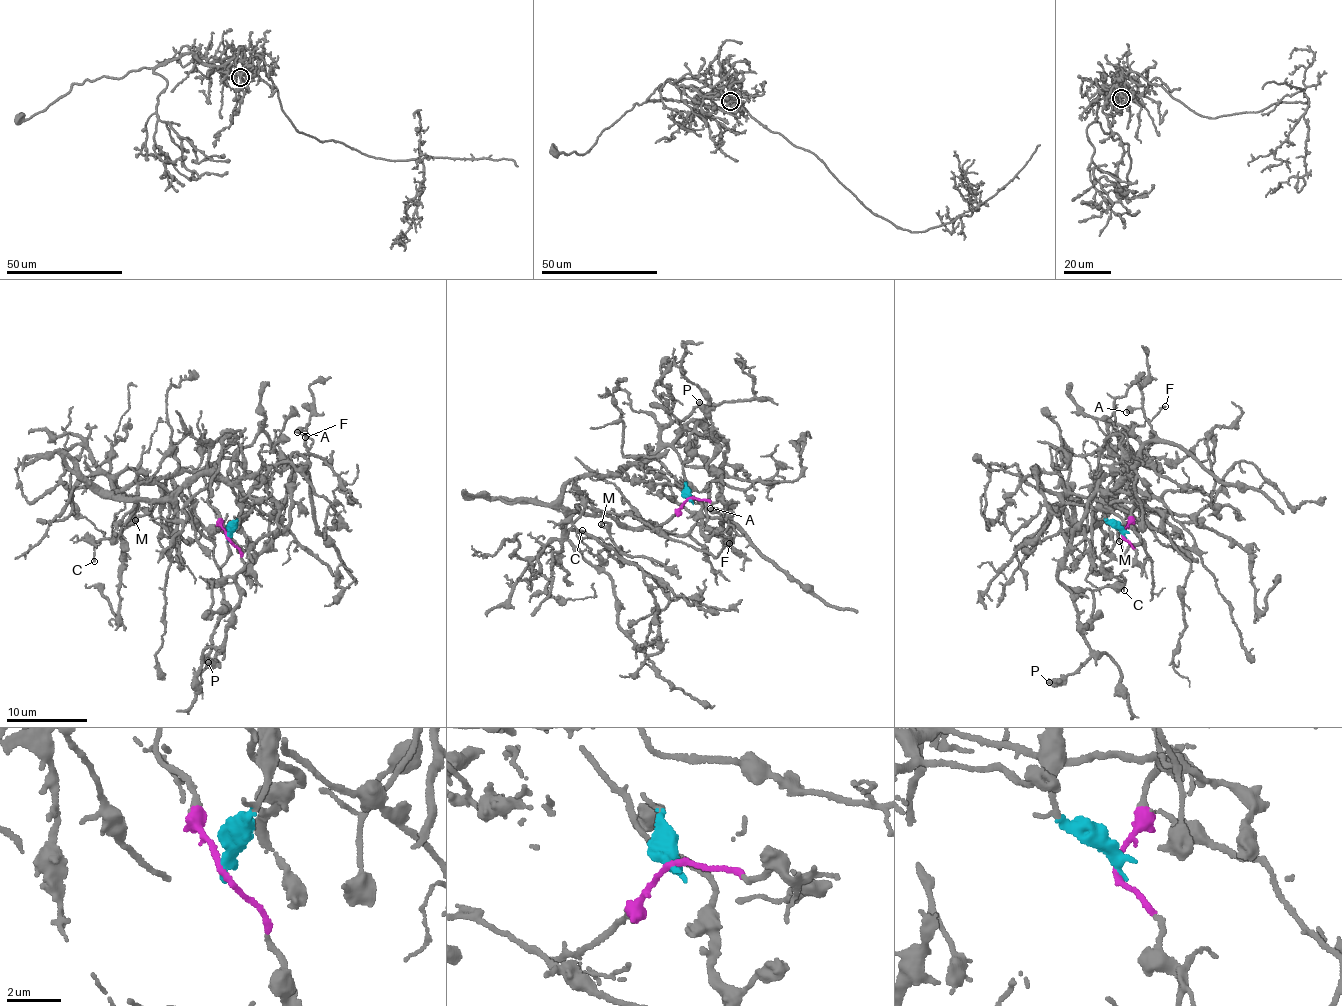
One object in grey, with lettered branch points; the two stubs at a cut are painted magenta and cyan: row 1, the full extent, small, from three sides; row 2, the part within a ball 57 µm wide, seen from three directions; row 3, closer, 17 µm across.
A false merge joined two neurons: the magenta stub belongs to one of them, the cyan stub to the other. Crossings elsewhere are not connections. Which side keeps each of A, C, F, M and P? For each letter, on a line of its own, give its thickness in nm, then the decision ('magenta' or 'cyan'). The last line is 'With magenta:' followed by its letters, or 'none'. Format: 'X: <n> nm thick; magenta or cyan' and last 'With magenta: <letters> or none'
A: 360 nm thick; cyan
C: 120 nm thick; magenta
F: 100 nm thick; cyan
M: 180 nm thick; magenta
P: 550 nm thick; cyan
With magenta: C, M

